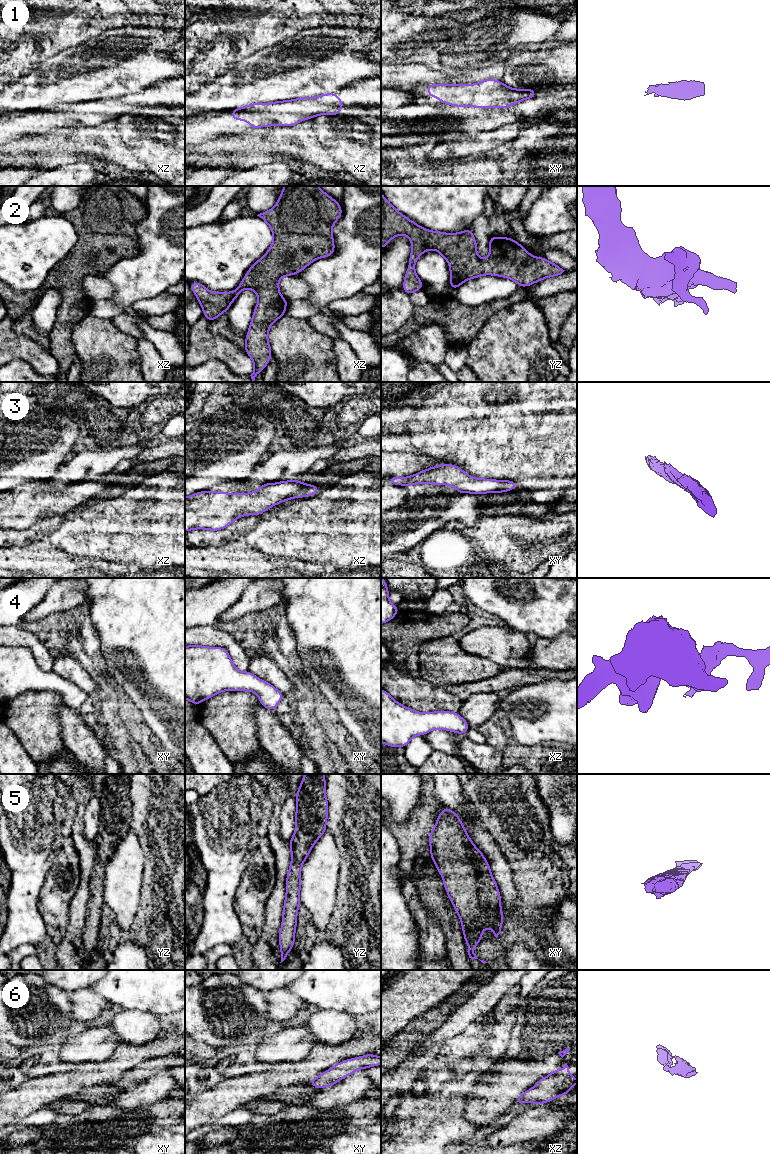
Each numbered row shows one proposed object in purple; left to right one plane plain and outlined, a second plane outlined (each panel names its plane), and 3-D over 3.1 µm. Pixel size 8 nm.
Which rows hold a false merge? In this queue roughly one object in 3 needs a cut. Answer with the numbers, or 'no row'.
no row

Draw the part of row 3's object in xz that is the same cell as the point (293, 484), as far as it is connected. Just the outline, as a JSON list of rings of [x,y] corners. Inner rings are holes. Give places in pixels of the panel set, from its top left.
[[[297,481],[266,483],[251,493],[201,491],[185,497],[185,531],[217,531],[239,517],[260,515],[267,509],[292,498],[309,497],[320,488]]]

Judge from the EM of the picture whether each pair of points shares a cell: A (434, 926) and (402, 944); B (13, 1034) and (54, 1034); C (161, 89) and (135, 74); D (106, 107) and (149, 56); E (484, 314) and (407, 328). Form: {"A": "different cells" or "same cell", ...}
{"A": "different cells", "B": "same cell", "C": "different cells", "D": "different cells", "E": "same cell"}

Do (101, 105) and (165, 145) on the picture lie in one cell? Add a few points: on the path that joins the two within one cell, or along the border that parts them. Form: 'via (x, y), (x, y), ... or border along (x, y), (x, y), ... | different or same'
border along (142, 114), (122, 114), (117, 118) | different

